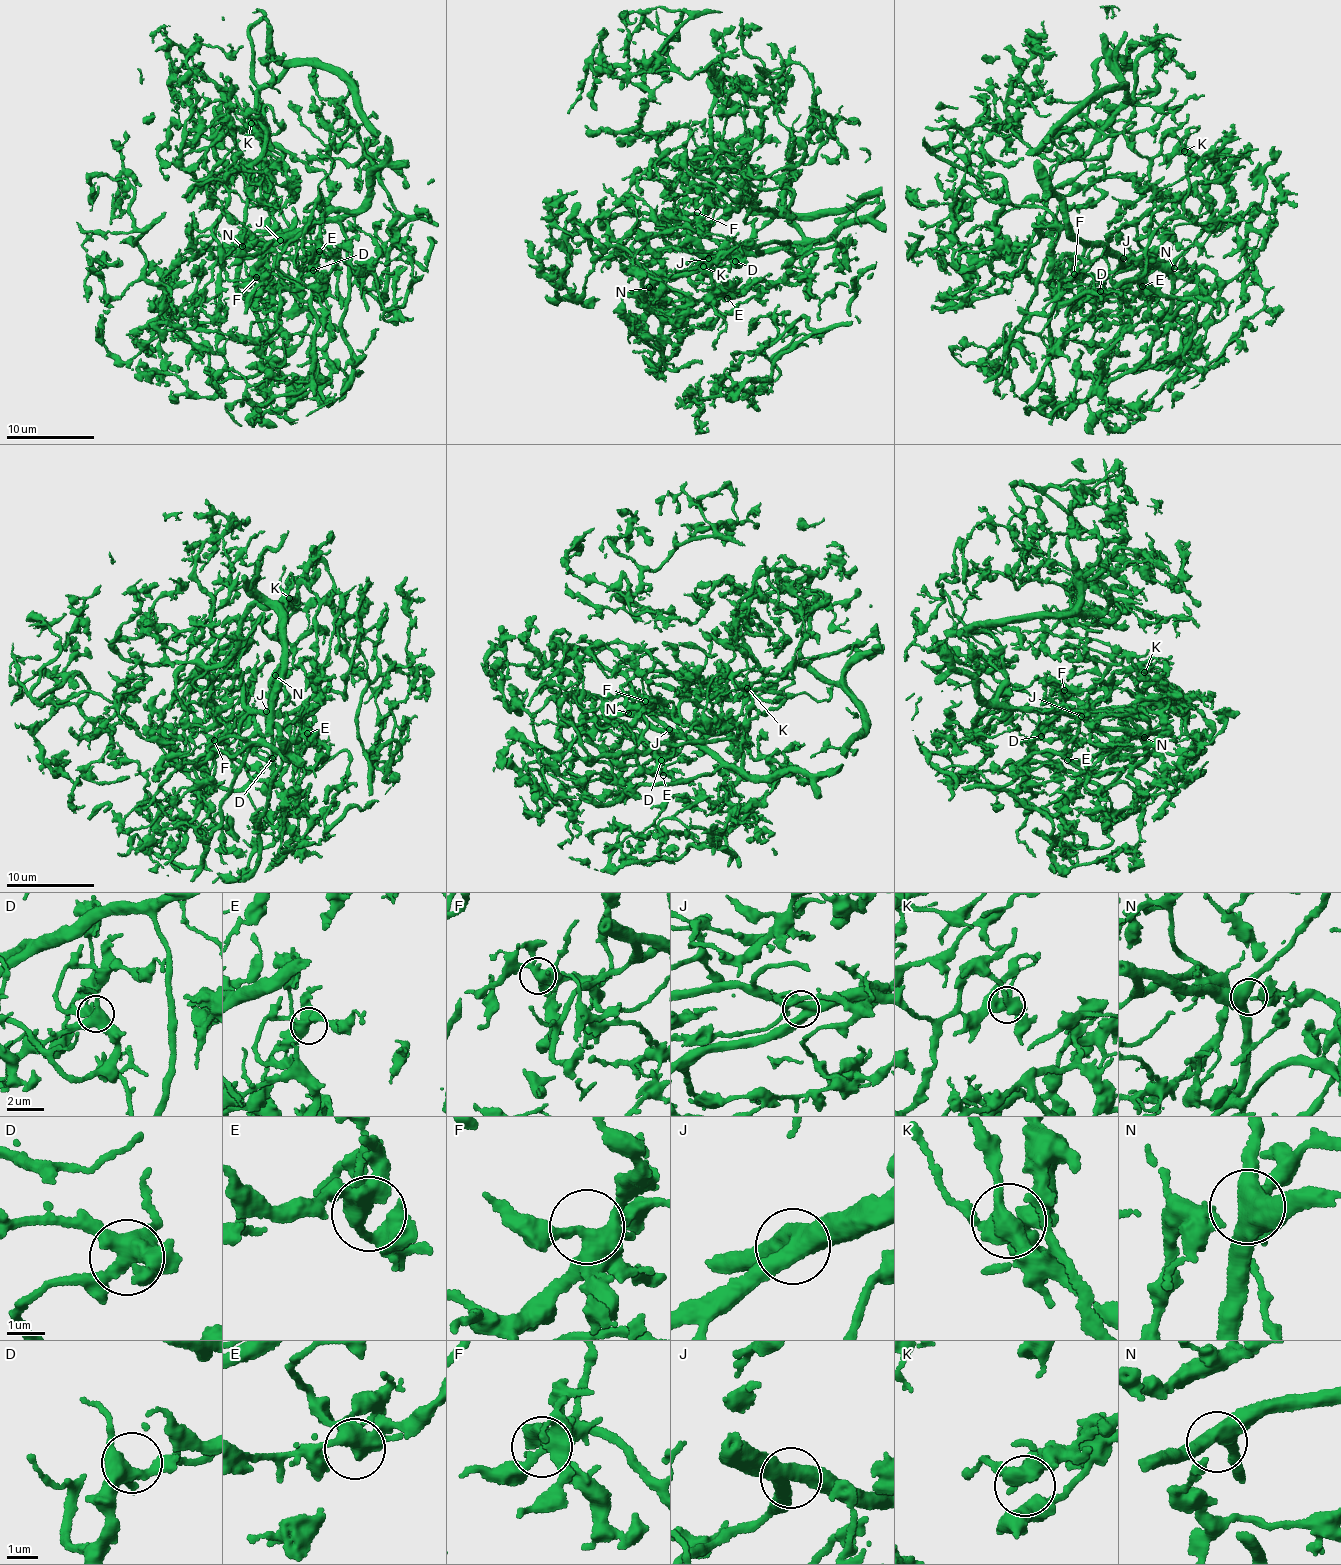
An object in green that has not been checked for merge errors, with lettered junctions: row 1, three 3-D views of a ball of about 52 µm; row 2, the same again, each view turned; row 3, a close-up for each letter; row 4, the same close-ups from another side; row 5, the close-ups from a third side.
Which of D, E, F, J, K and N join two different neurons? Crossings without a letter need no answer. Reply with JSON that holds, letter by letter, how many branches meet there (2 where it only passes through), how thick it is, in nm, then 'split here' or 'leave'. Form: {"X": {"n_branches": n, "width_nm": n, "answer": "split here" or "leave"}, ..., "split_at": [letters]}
{"D": {"n_branches": 4, "width_nm": 460, "answer": "leave"}, "E": {"n_branches": 4, "width_nm": 440, "answer": "leave"}, "F": {"n_branches": 4, "width_nm": 380, "answer": "leave"}, "J": {"n_branches": 3, "width_nm": 440, "answer": "leave"}, "K": {"n_branches": 3, "width_nm": 380, "answer": "leave"}, "N": {"n_branches": 3, "width_nm": 440, "answer": "leave"}, "split_at": []}

